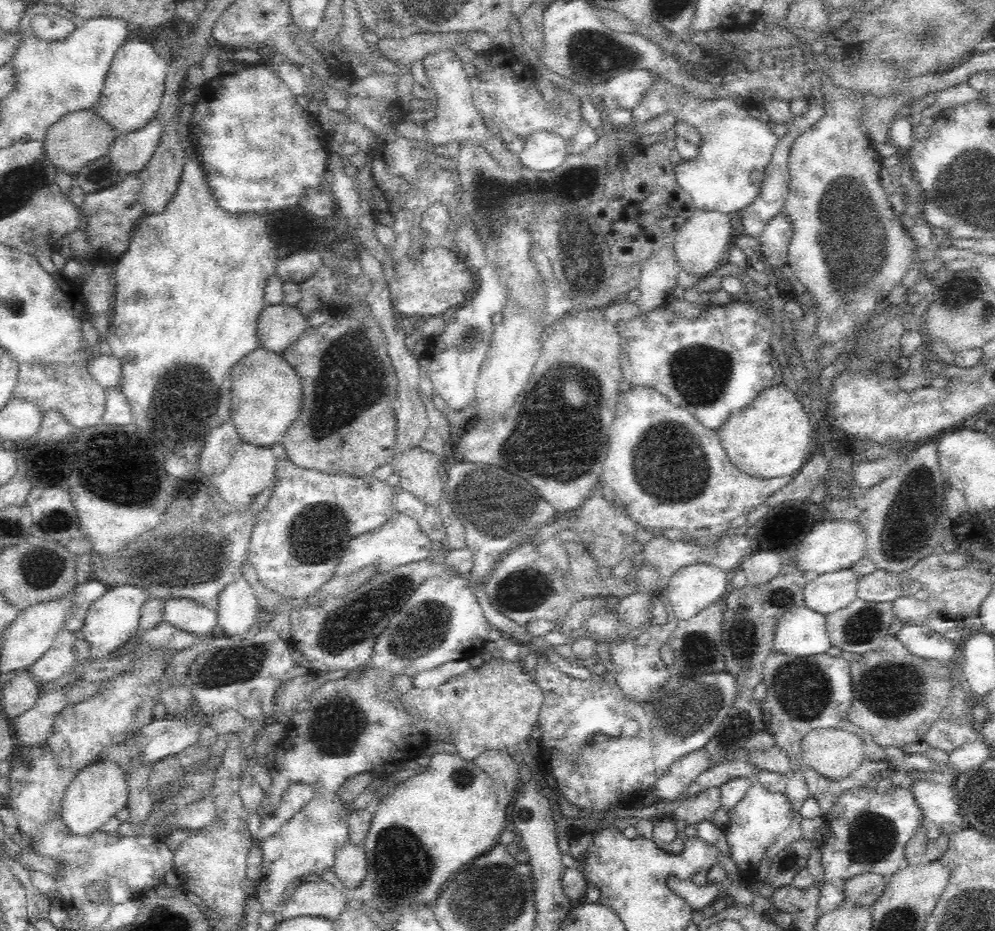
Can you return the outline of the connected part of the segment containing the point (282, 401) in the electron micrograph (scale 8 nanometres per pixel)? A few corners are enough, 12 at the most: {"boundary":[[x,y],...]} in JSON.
{"boundary":[[256,348],[232,374],[230,418],[246,444],[282,444],[304,388]]}

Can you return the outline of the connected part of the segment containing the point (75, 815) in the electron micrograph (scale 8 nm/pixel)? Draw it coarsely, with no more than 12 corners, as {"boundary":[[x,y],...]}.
{"boundary":[[118,762],[78,772],[62,800],[72,836],[90,836],[128,804]]}

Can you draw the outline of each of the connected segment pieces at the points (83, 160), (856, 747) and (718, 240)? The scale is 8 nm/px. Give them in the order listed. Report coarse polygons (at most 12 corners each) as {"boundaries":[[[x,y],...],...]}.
{"boundaries":[[[70,112],[42,144],[50,166],[76,176],[108,156],[114,128]],[[814,728],[800,744],[802,762],[828,780],[858,774],[860,736]],[[696,212],[674,256],[696,280],[726,264],[736,232],[722,212]]]}

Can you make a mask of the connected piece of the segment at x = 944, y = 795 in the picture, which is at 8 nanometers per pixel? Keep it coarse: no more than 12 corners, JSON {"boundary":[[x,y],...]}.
{"boundary":[[916,780],[924,820],[944,836],[964,824],[956,788]]}

